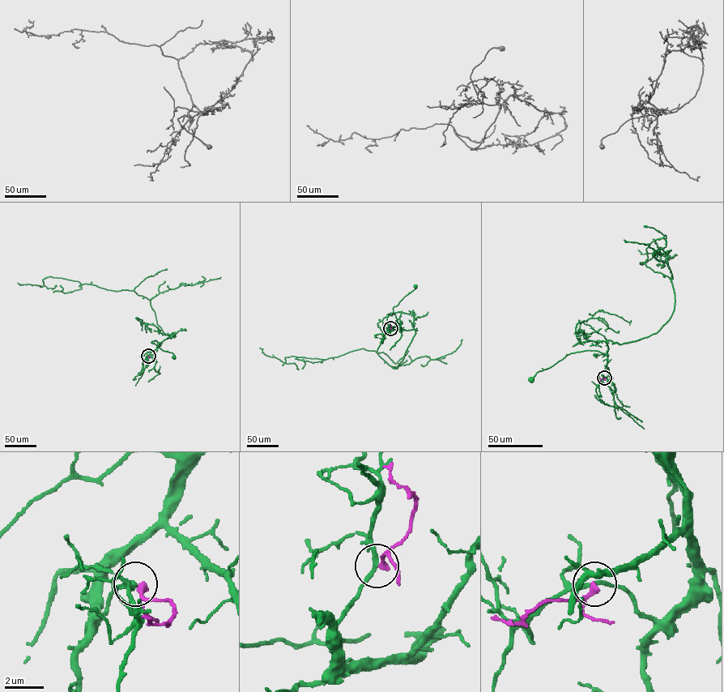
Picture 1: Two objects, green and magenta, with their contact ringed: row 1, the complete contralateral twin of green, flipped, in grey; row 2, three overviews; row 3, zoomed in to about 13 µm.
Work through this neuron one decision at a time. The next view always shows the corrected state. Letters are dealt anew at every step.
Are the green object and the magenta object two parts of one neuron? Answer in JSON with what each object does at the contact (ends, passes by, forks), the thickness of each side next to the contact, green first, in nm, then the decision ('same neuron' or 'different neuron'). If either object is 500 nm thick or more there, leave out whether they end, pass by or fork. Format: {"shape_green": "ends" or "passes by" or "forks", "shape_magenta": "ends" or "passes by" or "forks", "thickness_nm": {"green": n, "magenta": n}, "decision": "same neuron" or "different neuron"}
{"shape_green": "passes by", "shape_magenta": "passes by", "thickness_nm": {"green": 200, "magenta": 240}, "decision": "different neuron"}

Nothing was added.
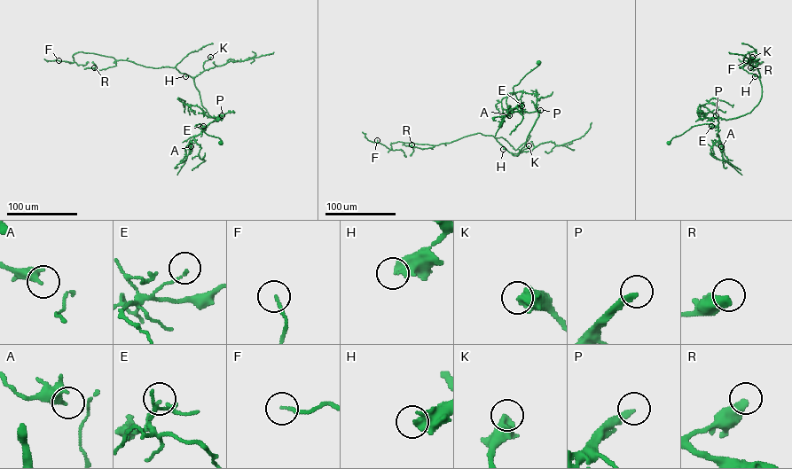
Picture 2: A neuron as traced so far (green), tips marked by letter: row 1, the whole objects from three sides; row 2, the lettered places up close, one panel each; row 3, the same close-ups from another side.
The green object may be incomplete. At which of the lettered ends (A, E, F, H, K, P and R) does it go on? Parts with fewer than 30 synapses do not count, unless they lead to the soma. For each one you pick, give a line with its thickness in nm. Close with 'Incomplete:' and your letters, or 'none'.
P: calibre 200 nm
Incomplete: P

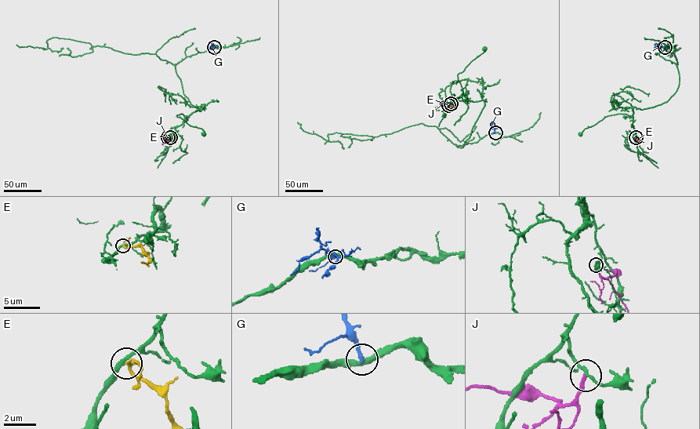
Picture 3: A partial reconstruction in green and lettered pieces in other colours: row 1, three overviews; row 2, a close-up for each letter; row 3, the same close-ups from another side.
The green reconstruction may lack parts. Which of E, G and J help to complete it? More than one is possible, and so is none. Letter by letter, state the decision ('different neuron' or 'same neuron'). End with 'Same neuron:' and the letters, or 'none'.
E: different neuron
G: different neuron
J: different neuron
Same neuron: none

